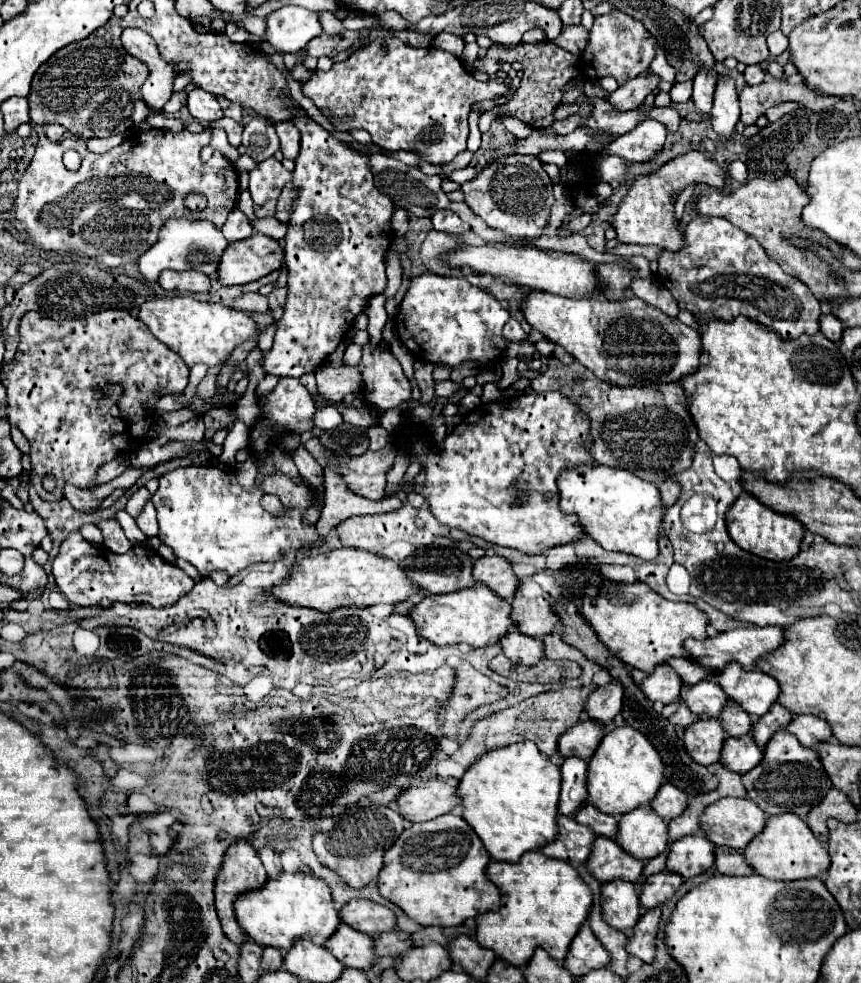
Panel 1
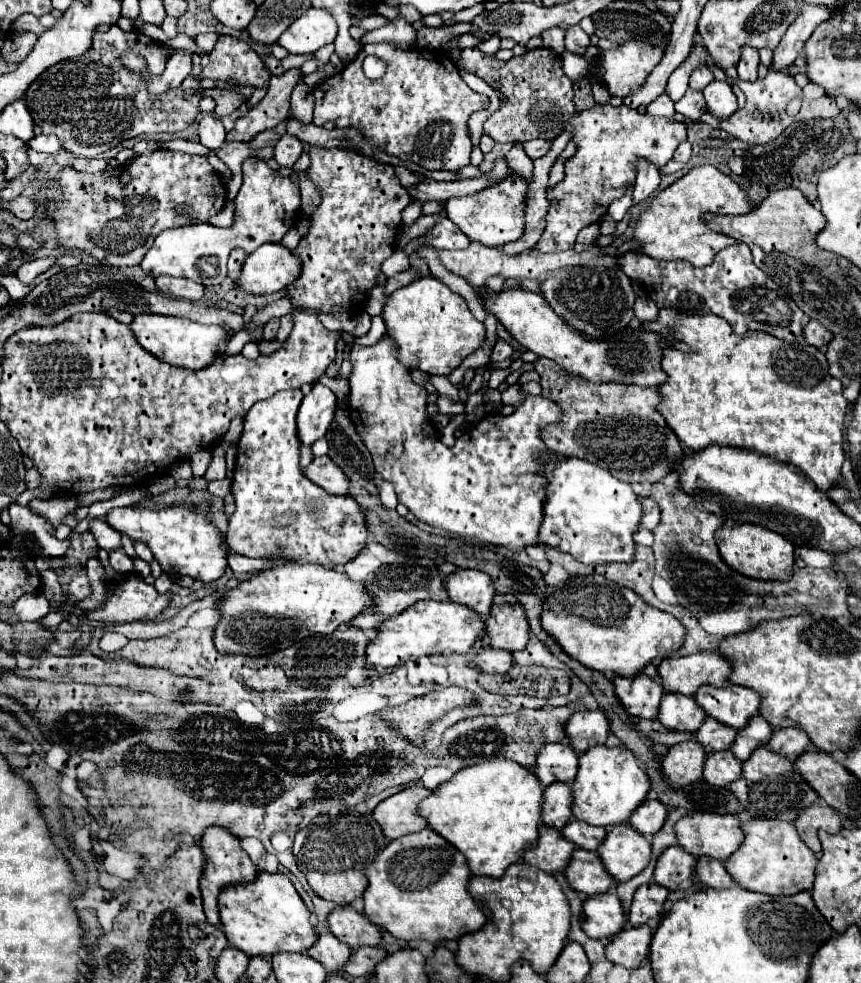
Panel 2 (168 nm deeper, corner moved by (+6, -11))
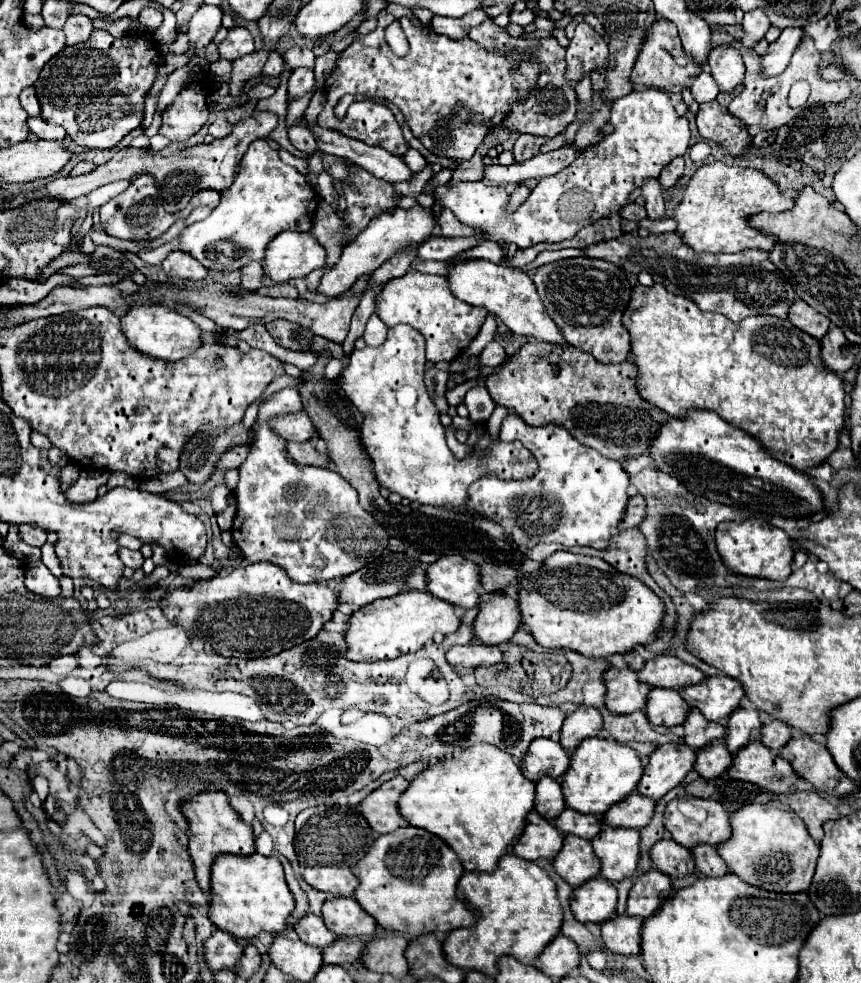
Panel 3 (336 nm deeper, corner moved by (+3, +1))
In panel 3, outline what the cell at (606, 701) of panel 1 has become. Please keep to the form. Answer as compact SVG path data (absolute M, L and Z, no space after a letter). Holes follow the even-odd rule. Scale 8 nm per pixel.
M578 706L570 716L566 716L560 730L560 744L574 750L584 738L598 736L602 730L602 716L592 706Z

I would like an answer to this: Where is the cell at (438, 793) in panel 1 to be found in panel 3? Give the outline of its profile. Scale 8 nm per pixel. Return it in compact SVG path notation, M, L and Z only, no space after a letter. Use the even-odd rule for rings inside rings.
M396 776L384 782L380 788L376 788L360 802L358 810L368 820L374 832L390 834L400 826L408 826L408 822L398 814L398 806L396 806L398 796L406 788L408 788L408 780L404 780L402 776Z

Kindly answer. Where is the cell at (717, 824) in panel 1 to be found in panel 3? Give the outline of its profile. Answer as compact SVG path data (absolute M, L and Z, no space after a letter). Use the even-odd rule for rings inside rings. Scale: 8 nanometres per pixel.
M694 796L676 798L664 810L664 826L672 834L672 840L676 840L684 848L694 848L696 844L718 846L720 842L730 838L728 812L716 800L704 800L704 798L694 798Z

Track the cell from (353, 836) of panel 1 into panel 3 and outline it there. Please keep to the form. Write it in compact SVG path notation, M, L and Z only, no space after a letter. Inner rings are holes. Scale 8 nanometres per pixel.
M316 806L302 810L296 816L296 840L294 850L300 862L302 878L316 890L332 892L334 896L352 896L358 886L358 878L352 874L352 866L368 852L378 838L368 826L364 816L356 808Z

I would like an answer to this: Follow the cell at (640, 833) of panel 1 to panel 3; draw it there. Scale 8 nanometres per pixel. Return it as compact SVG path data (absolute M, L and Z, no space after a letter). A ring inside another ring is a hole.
M604 826L600 830L600 836L592 840L592 848L600 860L600 876L610 882L630 878L640 858L638 846L640 846L638 830Z

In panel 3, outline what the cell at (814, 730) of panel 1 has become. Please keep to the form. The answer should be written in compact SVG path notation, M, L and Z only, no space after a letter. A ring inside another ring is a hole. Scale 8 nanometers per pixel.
M772 720L770 724L764 724L764 726L762 726L762 738L760 738L760 742L762 742L766 748L770 748L772 752L778 752L778 750L792 738L790 730L792 730L792 728L790 728L786 722Z

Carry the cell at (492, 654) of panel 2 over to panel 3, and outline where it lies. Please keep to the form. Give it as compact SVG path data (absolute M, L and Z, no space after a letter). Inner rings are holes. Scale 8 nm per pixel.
M466 644L466 646L452 646L446 652L446 662L454 668L478 668L478 666L492 666L502 660L502 652L498 646L484 646L484 644Z

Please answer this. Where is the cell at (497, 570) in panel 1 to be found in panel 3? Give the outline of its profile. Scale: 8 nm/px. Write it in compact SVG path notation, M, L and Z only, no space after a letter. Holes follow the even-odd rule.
M444 556L428 566L428 592L460 608L478 606L482 588L476 564L462 556Z

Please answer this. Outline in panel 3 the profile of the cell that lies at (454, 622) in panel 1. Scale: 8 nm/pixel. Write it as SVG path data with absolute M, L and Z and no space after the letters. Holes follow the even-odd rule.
M408 590L396 594L394 598L376 600L366 604L350 614L344 638L348 644L346 658L356 662L374 662L374 660L392 660L408 652L420 650L426 640L430 640L436 632L452 634L460 626L460 616L452 604L434 598L428 592Z

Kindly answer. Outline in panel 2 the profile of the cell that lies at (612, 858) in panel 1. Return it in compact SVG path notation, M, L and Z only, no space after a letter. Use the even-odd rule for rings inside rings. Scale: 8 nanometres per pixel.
M577 848L573 852L573 862L569 862L565 876L573 890L583 892L587 896L609 892L617 884L617 880L605 870L597 852L589 852L583 848Z

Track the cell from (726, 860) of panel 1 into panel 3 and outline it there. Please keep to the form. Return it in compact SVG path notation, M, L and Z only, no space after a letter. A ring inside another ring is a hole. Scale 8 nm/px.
M698 844L696 848L692 848L694 854L694 862L696 868L704 874L704 876L724 876L728 872L726 862L718 856L716 848L710 844Z

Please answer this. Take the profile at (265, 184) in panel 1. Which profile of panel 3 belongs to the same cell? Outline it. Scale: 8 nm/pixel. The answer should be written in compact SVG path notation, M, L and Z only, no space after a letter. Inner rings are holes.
M266 140L250 144L248 152L238 164L234 182L222 194L220 204L206 220L188 226L182 232L180 250L194 256L208 270L240 270L250 262L262 262L268 242L284 232L310 232L318 208L316 192L306 178L292 166L284 164L276 150Z

